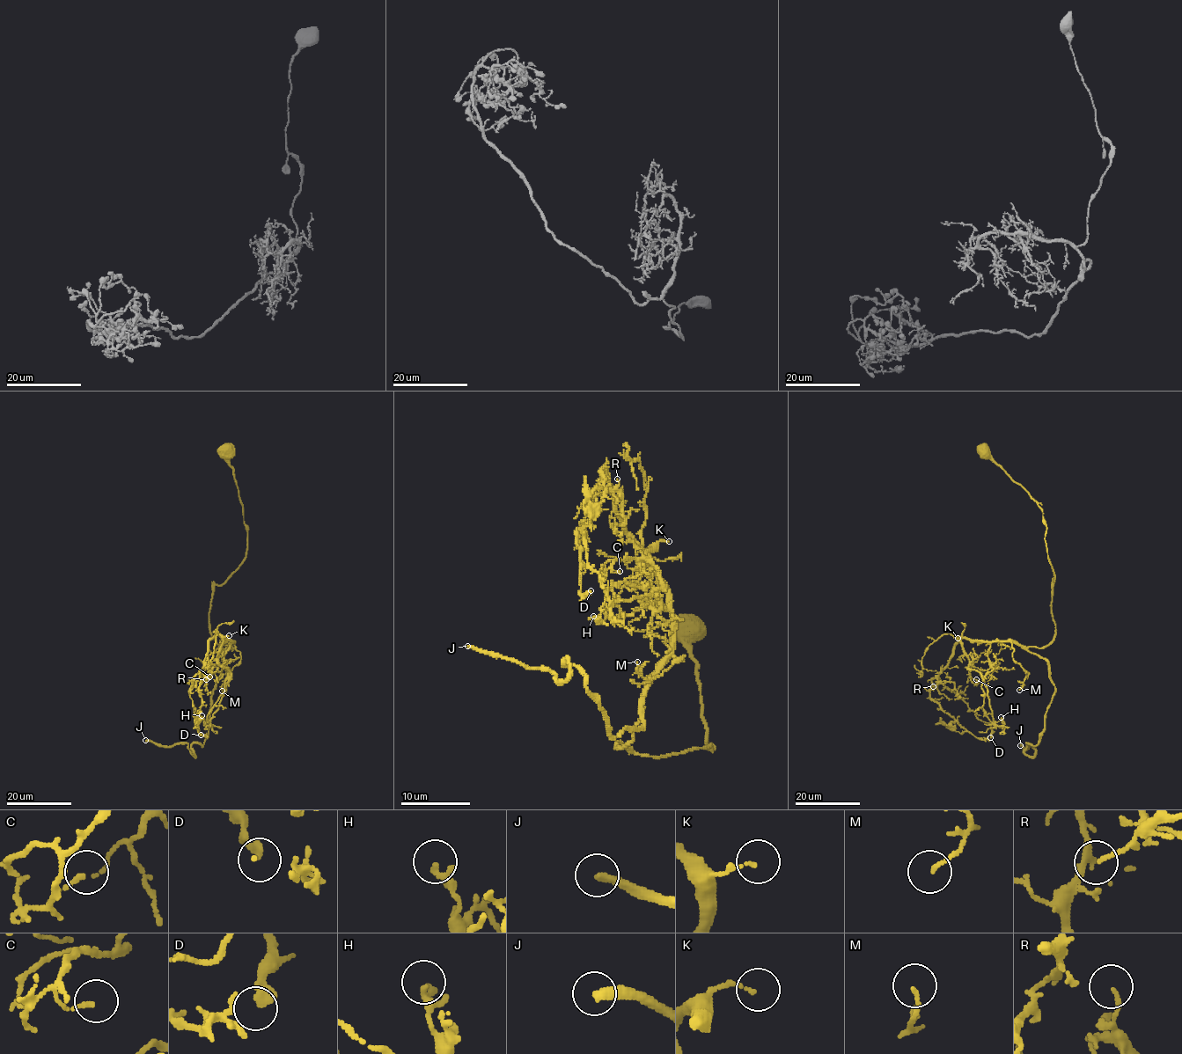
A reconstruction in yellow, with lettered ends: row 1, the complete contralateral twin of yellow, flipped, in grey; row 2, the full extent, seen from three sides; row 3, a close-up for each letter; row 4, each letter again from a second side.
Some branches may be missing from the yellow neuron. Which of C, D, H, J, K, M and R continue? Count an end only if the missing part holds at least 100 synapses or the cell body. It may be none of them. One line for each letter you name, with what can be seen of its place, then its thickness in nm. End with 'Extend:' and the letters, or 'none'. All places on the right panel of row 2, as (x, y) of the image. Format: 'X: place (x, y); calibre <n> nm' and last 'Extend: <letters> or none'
J: place (1020, 745); calibre 320 nm
Extend: J

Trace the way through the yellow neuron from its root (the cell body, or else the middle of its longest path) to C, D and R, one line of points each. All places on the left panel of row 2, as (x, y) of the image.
C: (226, 453), (246, 548), (243, 563), (214, 586), (211, 637), (222, 651), (233, 642), (219, 634), (209, 677)
D: (226, 453), (246, 548), (214, 586), (211, 637), (222, 651), (233, 642), (209, 640), (192, 679), (201, 735)
R: (226, 453), (246, 548), (214, 586), (211, 637), (222, 651), (233, 642), (209, 640), (206, 679)

